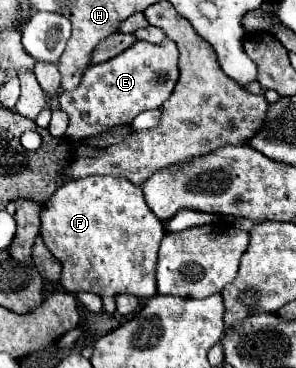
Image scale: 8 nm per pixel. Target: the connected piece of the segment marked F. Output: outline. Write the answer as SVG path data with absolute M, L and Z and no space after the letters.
M87 176L65 182L41 210L41 236L63 266L59 284L71 294L155 296L155 266L163 234L163 222L147 206L141 186L119 176Z

